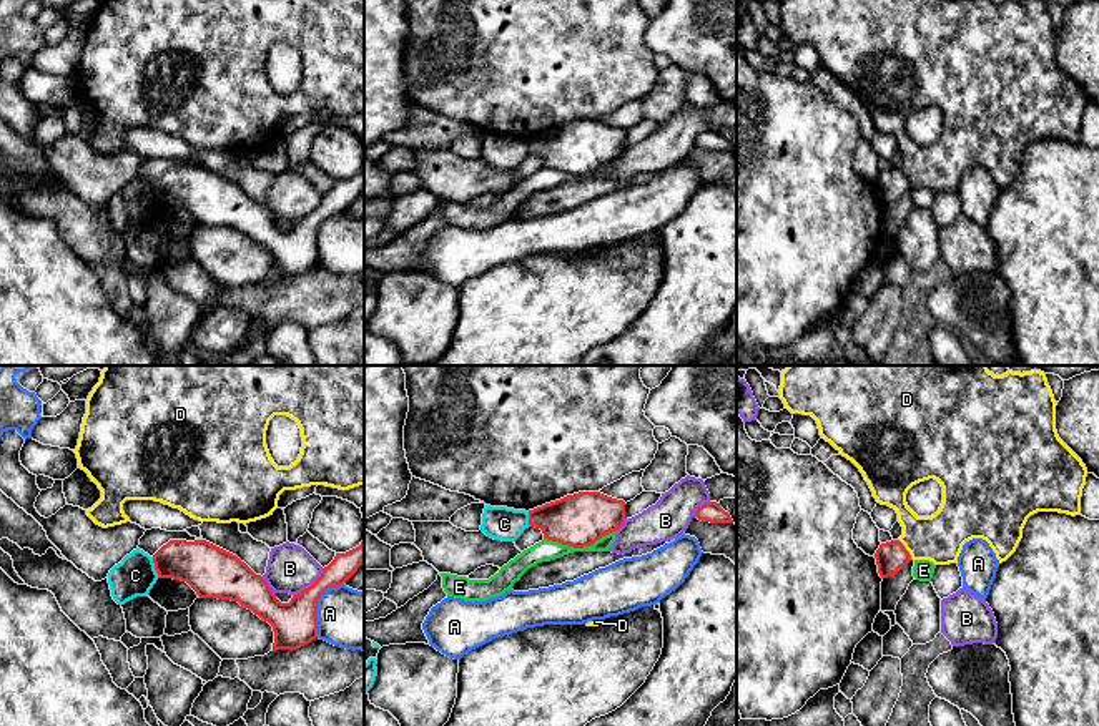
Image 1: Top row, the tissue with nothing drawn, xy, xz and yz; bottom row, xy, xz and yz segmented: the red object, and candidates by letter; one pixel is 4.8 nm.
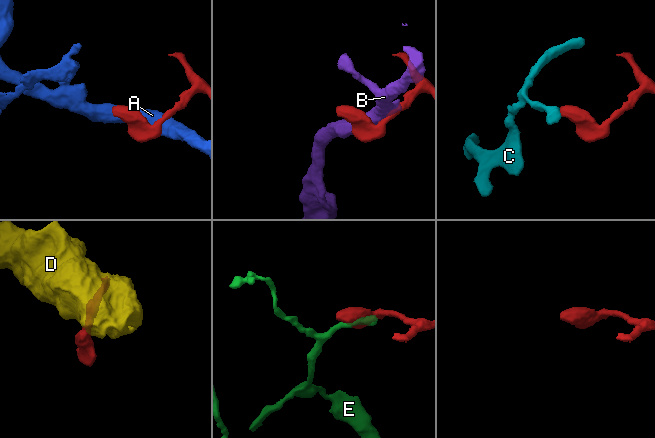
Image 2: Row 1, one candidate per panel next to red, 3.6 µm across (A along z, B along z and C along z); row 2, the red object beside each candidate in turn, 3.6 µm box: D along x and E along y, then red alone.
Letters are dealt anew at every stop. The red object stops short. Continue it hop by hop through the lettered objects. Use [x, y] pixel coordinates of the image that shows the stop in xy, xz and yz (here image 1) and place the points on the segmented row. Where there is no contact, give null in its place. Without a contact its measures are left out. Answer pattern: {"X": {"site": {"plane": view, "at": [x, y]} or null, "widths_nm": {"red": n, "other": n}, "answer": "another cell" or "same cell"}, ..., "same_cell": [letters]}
{"A": {"site": {"plane": "xy", "at": [316, 605]}, "widths_nm": {"red": 220, "other": 280}, "answer": "another cell"}, "B": {"site": {"plane": "xy", "at": [311, 585]}, "widths_nm": {"red": 220, "other": 220}, "answer": "another cell"}, "C": {"site": {"plane": "xy", "at": [155, 567]}, "widths_nm": {"red": 240, "other": 190}, "answer": "another cell"}, "D": {"site": {"plane": "yz", "at": [905, 549]}, "widths_nm": {"red": 150, "other": 240}, "answer": "another cell"}, "E": {"site": {"plane": "xz", "at": [579, 547]}, "widths_nm": {"red": 260, "other": 110}, "answer": "another cell"}, "same_cell": []}

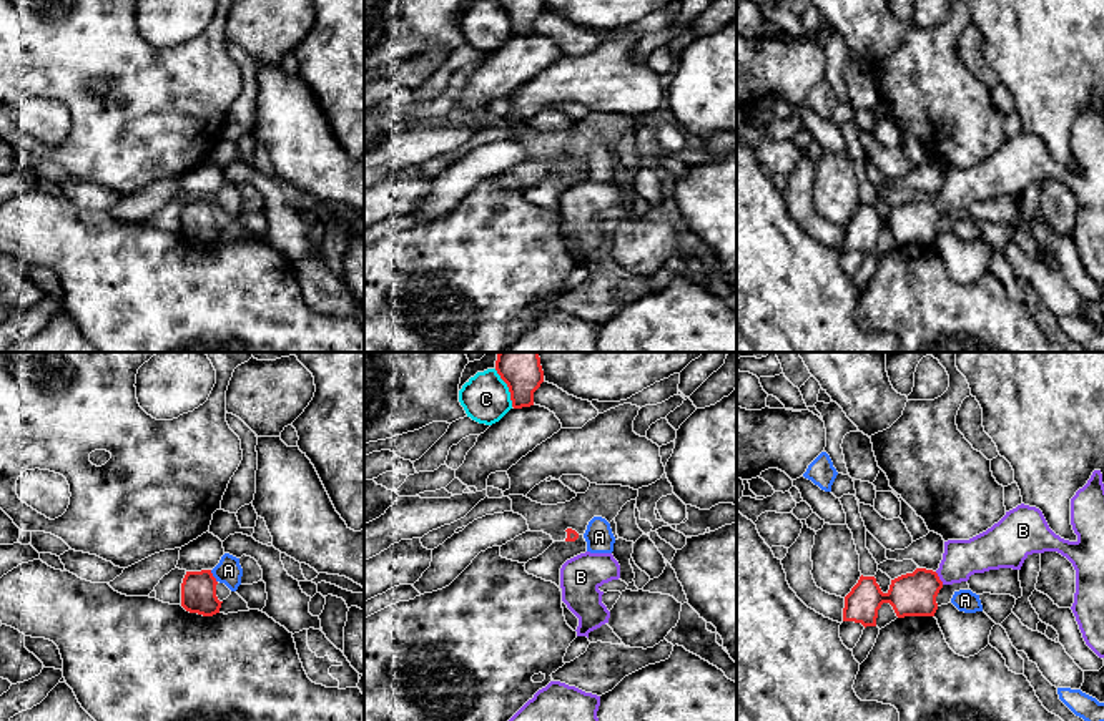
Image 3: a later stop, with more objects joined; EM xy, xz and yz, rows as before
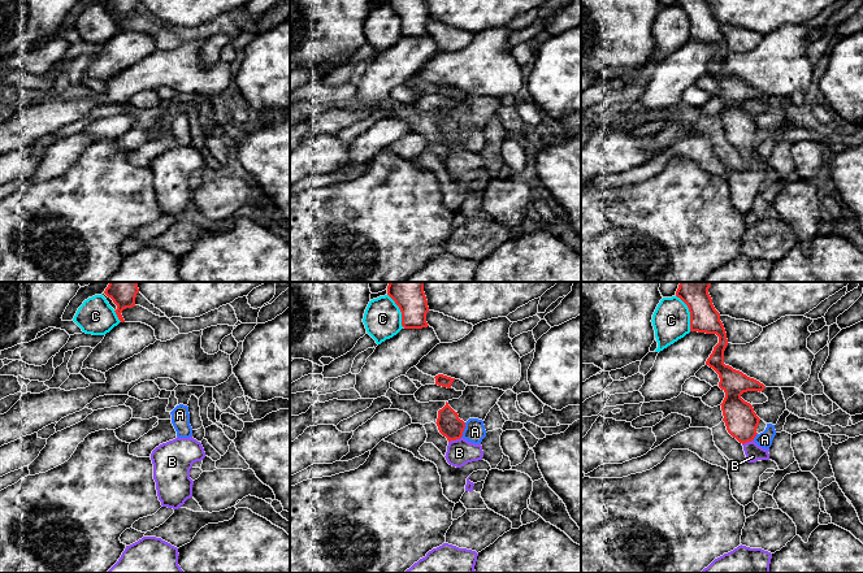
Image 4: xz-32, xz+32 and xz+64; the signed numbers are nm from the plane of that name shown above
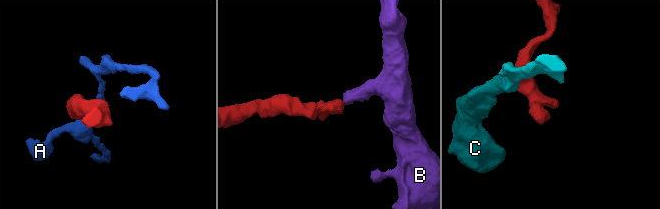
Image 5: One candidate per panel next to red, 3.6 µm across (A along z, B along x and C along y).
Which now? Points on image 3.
{"A": {"site": {"plane": "xy", "at": [213, 577]}, "widths_nm": {"red": 180, "other": 120}, "answer": "another cell"}, "B": {"site": {"plane": "yz", "at": [938, 578]}, "widths_nm": {"red": 220, "other": 190}, "answer": "same cell"}, "C": {"site": {"plane": "xz", "at": [507, 386]}, "widths_nm": {"red": 220, "other": 240}, "answer": "another cell"}, "same_cell": ["B"]}

